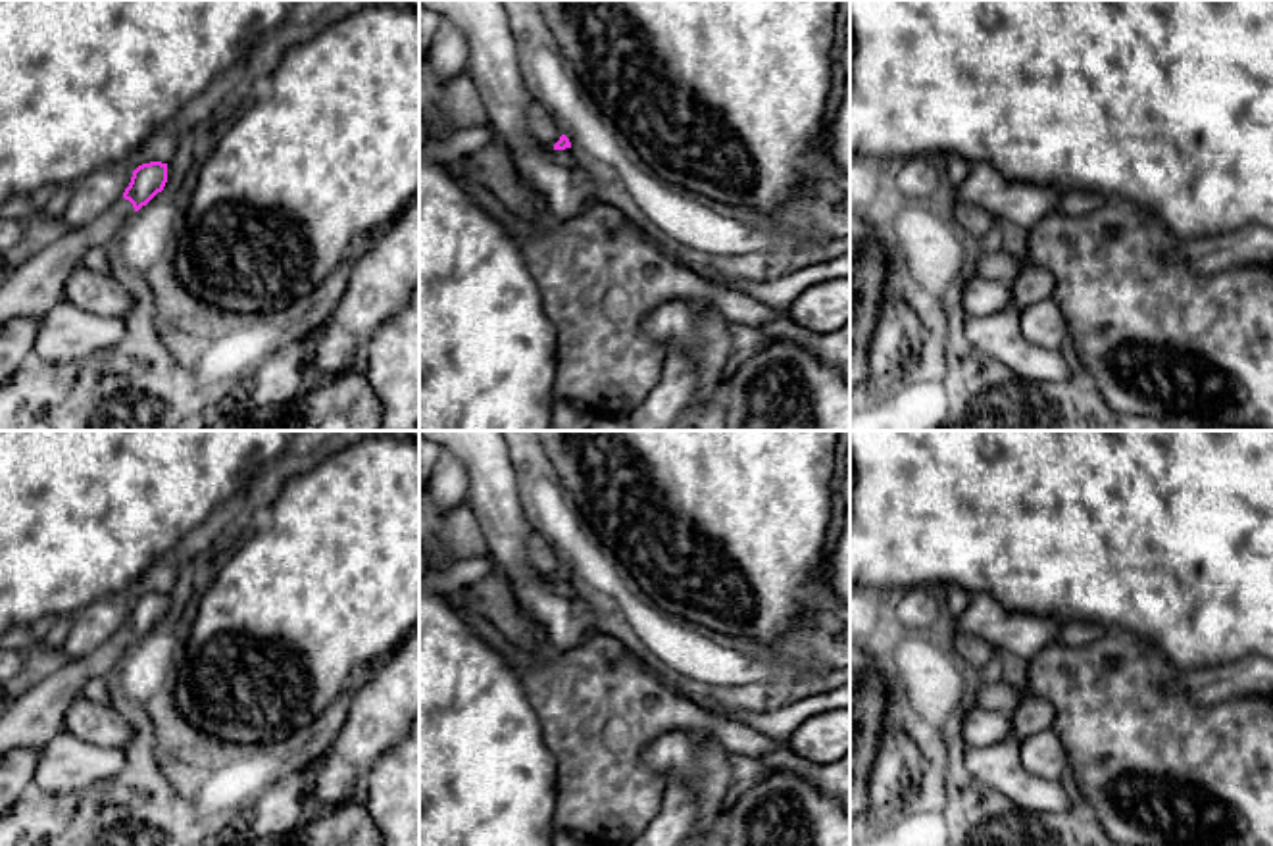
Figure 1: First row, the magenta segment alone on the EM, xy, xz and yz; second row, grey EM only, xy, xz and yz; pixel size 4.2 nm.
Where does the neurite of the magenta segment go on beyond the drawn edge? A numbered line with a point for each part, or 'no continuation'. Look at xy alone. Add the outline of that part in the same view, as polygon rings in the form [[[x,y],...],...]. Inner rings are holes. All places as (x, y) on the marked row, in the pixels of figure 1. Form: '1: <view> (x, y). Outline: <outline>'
1: xy (35, 283). Outline: [[[119,198],[92,223],[58,229],[29,246],[0,285],[0,325],[15,317],[40,317],[54,308],[85,252],[96,246],[112,248],[133,212],[133,204]]]

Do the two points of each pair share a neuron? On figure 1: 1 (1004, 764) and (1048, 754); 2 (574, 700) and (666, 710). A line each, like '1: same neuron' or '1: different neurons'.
1: different neurons
2: same neuron

